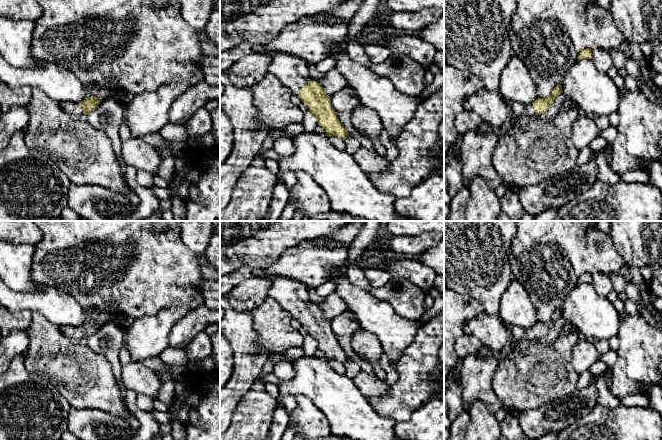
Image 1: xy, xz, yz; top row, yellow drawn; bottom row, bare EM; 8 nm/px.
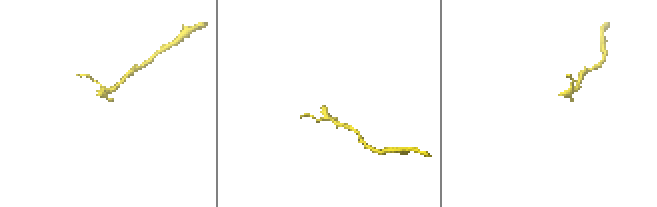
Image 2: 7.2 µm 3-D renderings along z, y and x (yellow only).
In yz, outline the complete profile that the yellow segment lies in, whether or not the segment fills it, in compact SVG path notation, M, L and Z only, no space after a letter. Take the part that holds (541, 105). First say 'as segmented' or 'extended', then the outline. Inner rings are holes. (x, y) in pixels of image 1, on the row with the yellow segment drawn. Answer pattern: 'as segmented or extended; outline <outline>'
extended; outline M557 85L548 98L537 98L534 102L529 104L521 104L504 99L509 110L513 113L514 117L527 115L534 116L545 113L550 106L554 103L556 97L563 93L561 85Z

